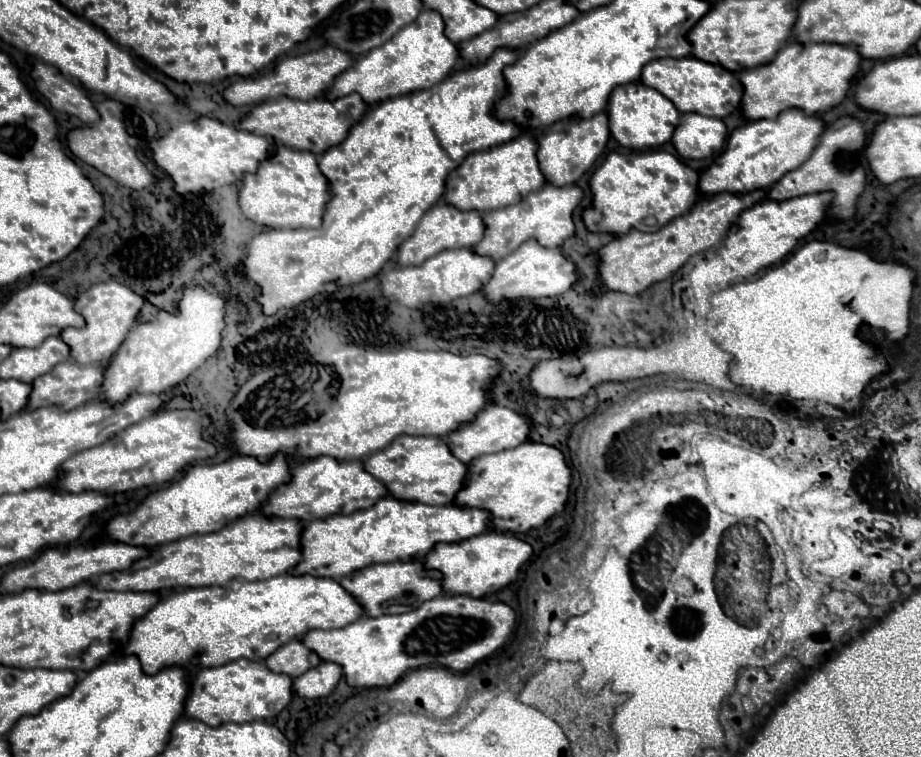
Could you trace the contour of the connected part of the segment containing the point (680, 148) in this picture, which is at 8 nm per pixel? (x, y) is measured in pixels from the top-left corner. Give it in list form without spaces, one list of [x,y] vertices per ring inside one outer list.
[[[684,113],[682,127],[674,131],[674,147],[684,159],[716,157],[724,149],[726,123],[722,119],[704,117],[698,113]]]

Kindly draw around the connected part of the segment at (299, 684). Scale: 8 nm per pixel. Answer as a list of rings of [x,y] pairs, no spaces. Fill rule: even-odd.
[[[322,661],[318,667],[312,667],[304,675],[294,679],[294,689],[300,697],[318,699],[332,693],[336,683],[342,677],[342,667],[338,663]]]

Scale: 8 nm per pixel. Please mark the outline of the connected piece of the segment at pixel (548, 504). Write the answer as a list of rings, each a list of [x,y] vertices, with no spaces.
[[[526,441],[516,449],[474,459],[468,465],[468,477],[464,489],[456,495],[456,503],[488,509],[492,513],[492,525],[496,531],[524,533],[544,525],[552,515],[566,509],[570,481],[572,471],[566,465],[560,449],[546,443]]]

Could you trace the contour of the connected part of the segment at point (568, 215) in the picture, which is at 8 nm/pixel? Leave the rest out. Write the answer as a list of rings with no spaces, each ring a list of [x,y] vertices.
[[[548,183],[546,187],[532,191],[516,205],[484,213],[486,235],[482,243],[476,245],[476,251],[482,251],[482,255],[494,255],[494,259],[500,261],[532,237],[546,243],[546,247],[560,247],[568,237],[574,235],[574,209],[580,205],[582,197],[584,191],[578,185],[556,187]]]

